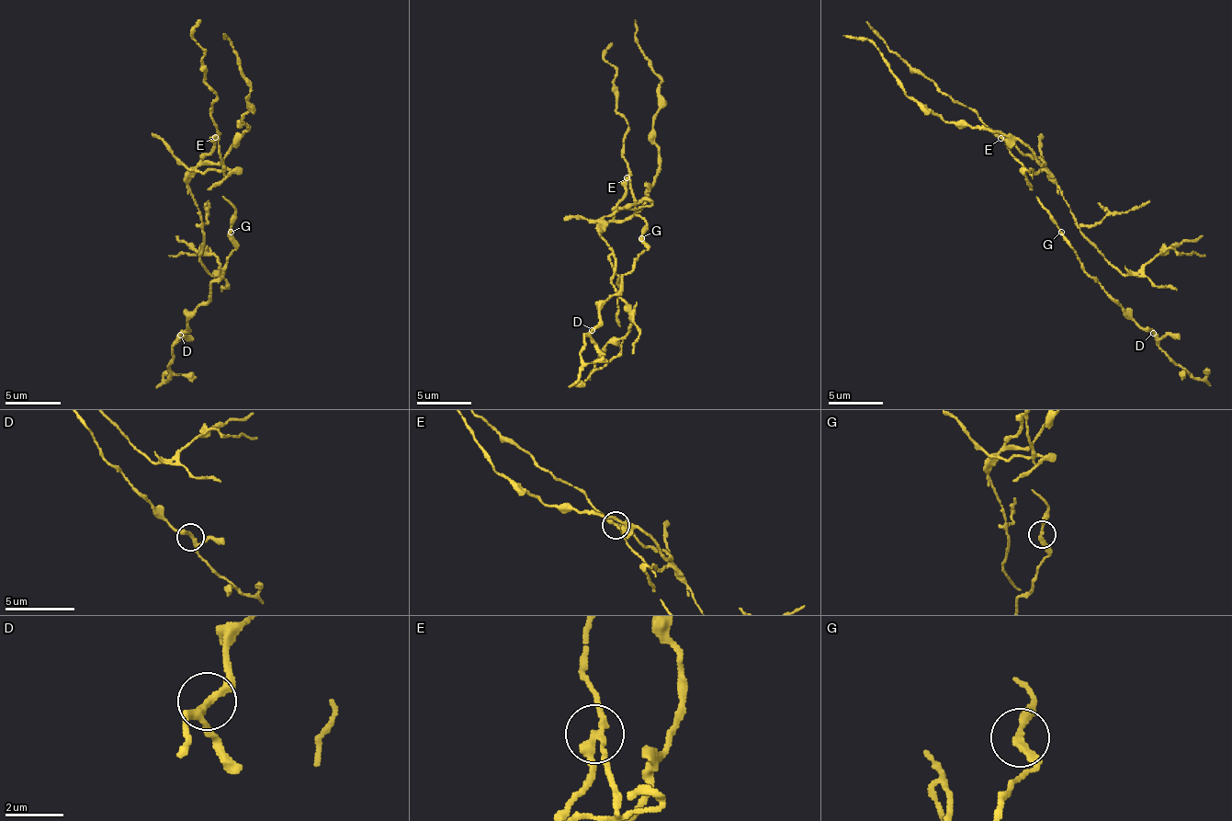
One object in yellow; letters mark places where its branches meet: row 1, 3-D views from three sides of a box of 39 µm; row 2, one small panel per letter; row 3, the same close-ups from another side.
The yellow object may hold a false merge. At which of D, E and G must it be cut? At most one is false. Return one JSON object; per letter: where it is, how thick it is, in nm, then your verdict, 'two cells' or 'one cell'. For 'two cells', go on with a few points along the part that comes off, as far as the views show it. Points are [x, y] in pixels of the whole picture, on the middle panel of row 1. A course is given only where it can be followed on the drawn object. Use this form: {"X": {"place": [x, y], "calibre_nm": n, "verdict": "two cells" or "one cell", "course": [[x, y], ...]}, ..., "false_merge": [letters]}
{"D": {"place": [592, 330], "calibre_nm": 220, "verdict": "one cell"}, "E": {"place": [627, 177], "calibre_nm": 240, "verdict": "two cells", "course": [[627, 177], [616, 221], [641, 207], [657, 175], [660, 82], [636, 43], [636, 19]]}, "G": {"place": [641, 238], "calibre_nm": 200, "verdict": "one cell"}, "false_merge": ["E"]}

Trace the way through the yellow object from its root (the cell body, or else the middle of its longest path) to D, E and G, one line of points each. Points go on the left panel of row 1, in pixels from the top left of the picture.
D: (219, 169), (224, 177), (216, 186), (235, 210), (235, 249), (224, 274), (210, 285), (210, 299), (180, 335)
E: (219, 169), (224, 172), (224, 161), (219, 153), (216, 136)
G: (219, 169), (224, 177), (216, 186), (221, 197), (235, 210), (235, 222), (230, 233)

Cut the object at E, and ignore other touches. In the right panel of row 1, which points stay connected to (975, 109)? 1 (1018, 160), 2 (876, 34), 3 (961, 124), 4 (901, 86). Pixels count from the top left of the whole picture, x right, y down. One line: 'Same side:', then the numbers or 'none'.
Same side: 1, 2

